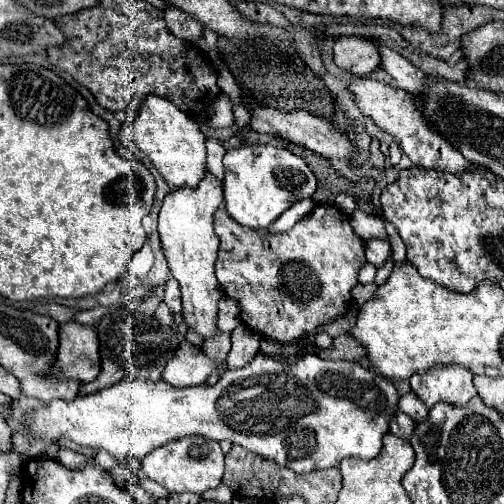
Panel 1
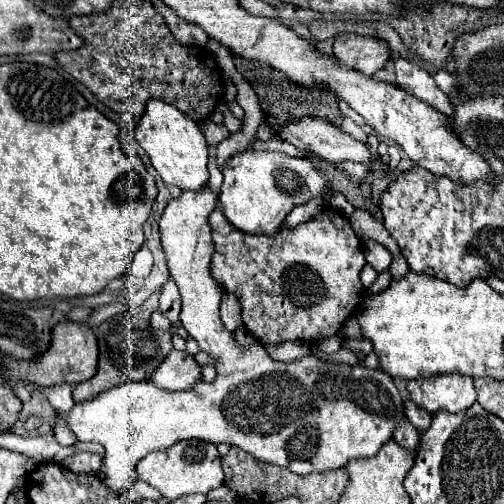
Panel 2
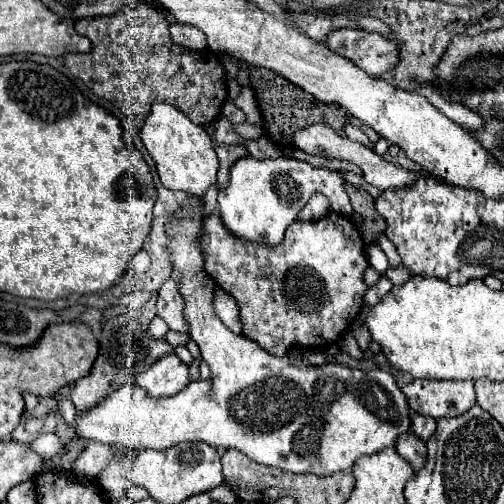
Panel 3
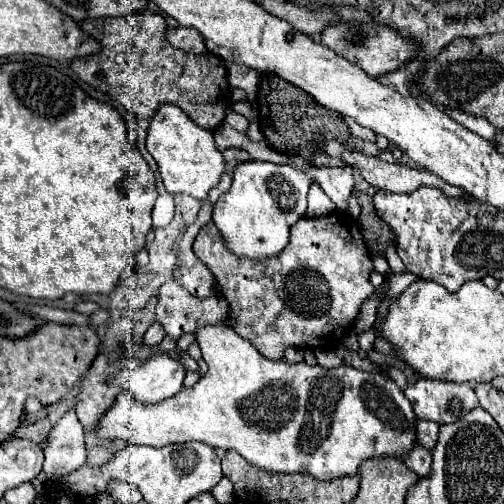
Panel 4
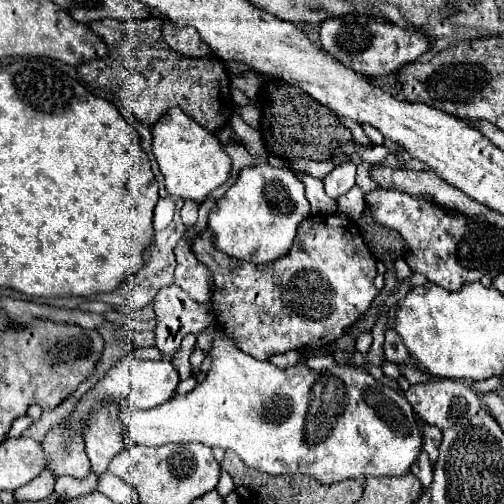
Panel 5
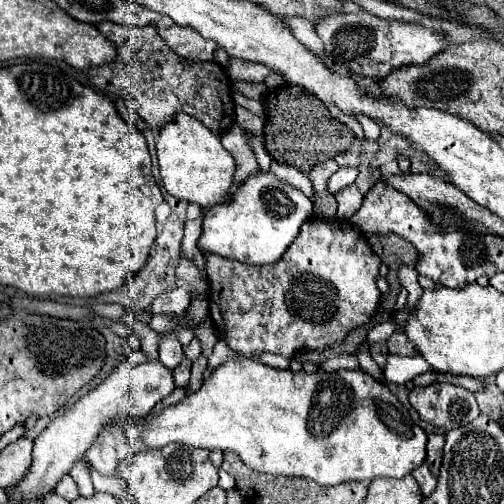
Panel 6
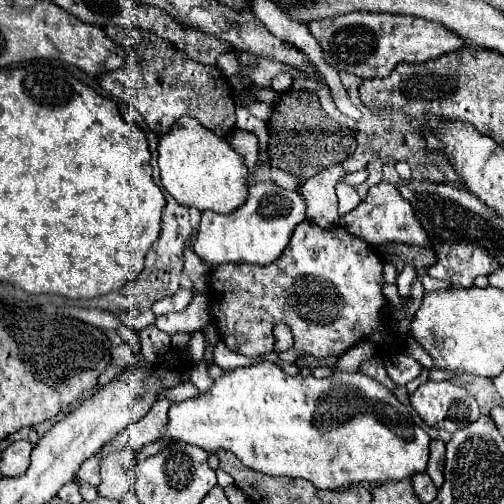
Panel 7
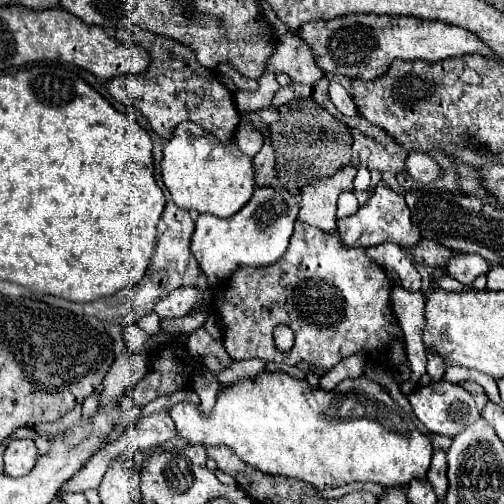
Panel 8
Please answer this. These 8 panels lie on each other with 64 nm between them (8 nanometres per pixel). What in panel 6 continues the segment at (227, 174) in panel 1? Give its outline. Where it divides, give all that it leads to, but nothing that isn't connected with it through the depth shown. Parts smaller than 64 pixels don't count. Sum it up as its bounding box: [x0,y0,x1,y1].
[198,168,358,264]

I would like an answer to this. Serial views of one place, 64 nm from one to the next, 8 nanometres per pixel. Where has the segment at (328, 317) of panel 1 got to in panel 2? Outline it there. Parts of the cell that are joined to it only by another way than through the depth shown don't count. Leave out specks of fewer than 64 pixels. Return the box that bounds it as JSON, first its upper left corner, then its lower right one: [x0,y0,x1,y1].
[208,208,366,346]

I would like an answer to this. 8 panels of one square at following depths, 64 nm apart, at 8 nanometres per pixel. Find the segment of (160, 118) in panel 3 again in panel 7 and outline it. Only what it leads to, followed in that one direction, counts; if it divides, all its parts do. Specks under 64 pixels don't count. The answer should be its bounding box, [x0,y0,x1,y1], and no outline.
[158,116,248,214]

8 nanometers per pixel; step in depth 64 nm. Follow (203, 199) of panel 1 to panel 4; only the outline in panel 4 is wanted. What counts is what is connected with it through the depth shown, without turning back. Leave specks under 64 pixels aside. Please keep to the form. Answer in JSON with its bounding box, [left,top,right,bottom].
[100,324,418,480]

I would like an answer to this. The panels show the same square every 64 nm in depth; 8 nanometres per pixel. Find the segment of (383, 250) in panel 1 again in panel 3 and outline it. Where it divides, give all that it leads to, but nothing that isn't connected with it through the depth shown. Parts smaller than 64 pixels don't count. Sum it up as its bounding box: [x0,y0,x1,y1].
[366,244,388,274]

